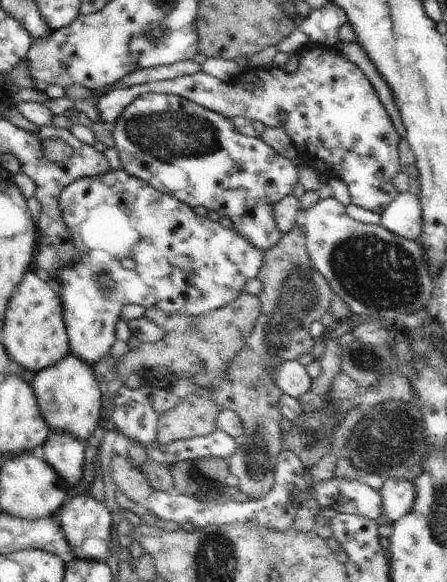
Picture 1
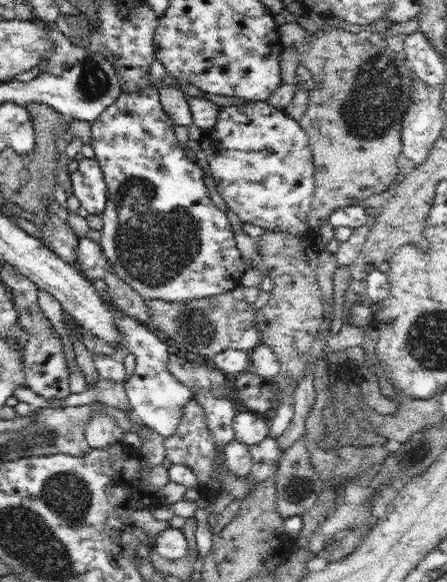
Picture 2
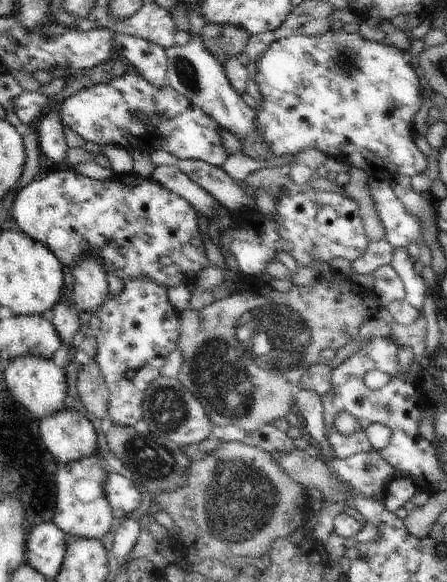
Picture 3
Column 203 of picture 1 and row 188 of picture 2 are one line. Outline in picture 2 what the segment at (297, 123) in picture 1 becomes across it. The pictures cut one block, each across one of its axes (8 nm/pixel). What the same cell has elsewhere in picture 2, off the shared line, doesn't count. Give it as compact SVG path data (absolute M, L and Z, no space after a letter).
M95 158L79 160L78 170L71 175L72 192L92 216L101 216L107 201L106 183Z

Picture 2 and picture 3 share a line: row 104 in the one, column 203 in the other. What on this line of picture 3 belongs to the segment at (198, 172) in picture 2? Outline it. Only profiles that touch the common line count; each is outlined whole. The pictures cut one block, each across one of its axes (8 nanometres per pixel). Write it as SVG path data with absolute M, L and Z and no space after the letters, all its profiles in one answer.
M122 74L111 82L100 83L80 90L78 94L66 98L60 104L62 104L60 106L62 126L69 127L86 142L93 142L100 147L113 145L126 150L139 149L145 151L148 155L154 150L161 149L179 158L180 162L186 159L195 159L216 167L223 167L229 157L228 152L222 146L221 126L212 116L204 114L198 106L192 104L186 96L178 94L168 84L162 86L162 88L156 88L150 82L146 82L140 75Z

